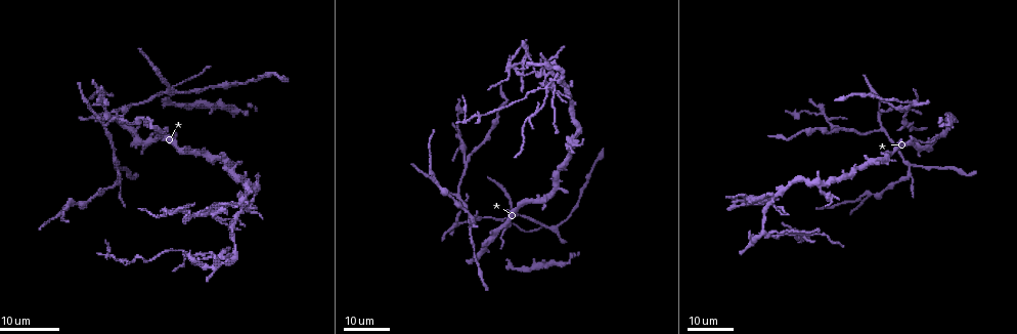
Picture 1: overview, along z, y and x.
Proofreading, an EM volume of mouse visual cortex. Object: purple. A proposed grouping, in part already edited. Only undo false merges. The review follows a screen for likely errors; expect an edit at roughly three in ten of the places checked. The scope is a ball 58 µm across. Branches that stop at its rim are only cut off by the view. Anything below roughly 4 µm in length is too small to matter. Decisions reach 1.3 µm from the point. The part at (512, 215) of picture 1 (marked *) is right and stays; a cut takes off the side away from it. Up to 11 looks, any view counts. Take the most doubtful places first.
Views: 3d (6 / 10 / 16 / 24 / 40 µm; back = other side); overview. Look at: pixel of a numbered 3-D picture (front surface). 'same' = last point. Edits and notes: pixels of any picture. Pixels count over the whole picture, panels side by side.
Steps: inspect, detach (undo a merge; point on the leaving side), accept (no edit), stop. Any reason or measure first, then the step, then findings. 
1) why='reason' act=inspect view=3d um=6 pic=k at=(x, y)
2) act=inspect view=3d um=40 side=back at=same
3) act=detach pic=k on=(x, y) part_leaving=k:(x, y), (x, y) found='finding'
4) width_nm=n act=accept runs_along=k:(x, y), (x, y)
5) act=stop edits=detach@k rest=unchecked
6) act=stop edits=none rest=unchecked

why='side arm on a straight run' act=inspect view=3d um=16 pic=1 at=(60, 212)

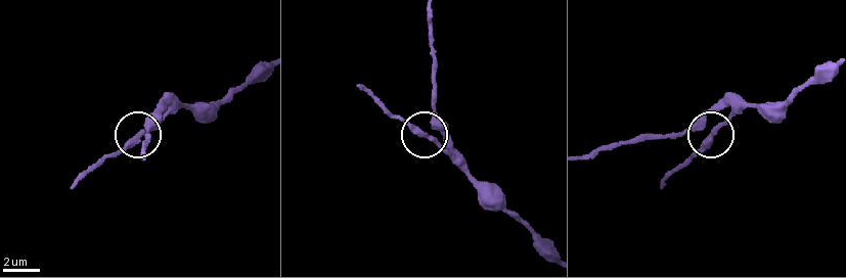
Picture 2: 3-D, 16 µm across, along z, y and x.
act=inspect view=3d um=10 pic=2 at=(137, 135)

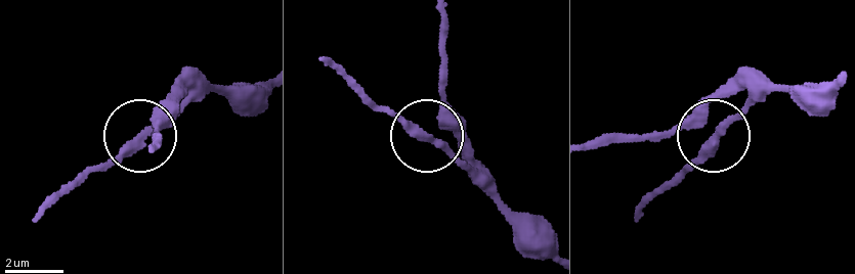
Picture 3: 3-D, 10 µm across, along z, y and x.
act=accept runs_along=3:(261, 81), (203, 90), (136, 132), (73, 188) found='all the same neuron'

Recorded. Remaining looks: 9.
why='small branch off a trunk' act=inspect view=3d um=16 pic=1 at=(911, 177)

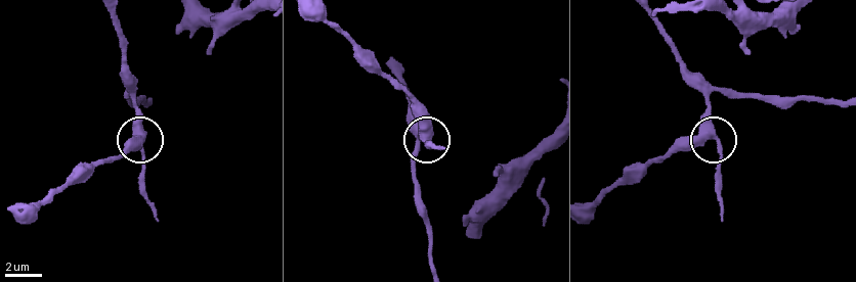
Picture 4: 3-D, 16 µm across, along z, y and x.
act=inspect view=3d um=10 pic=4 at=(707, 137)

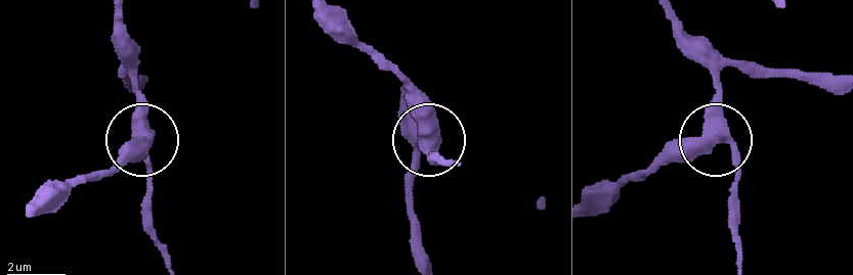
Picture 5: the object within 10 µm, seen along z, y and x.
arms=3 act=accept found='continuous, no second neuron'

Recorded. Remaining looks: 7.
why='three-way junction' act=inspect view=3d um=16 pic=1 at=(932, 146)

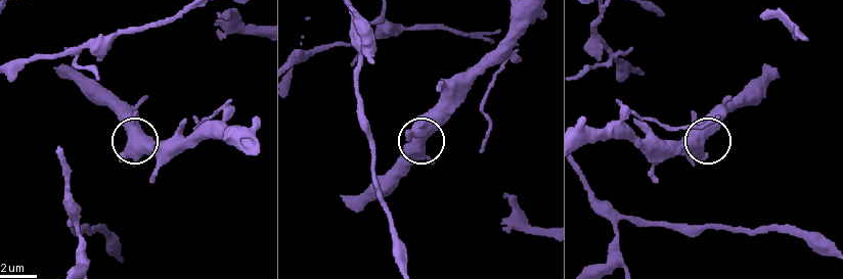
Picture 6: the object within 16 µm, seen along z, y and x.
why='closer look' act=inspect view=3d um=10 pic=6 at=(417, 136)

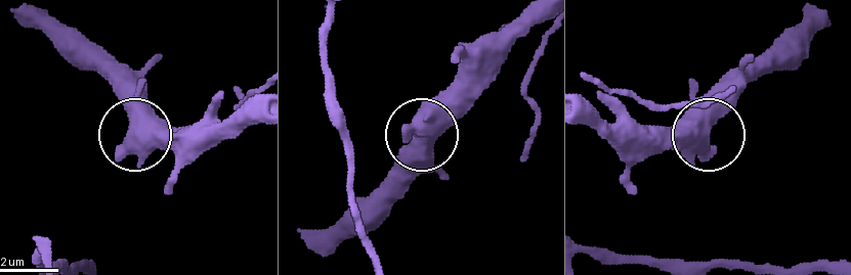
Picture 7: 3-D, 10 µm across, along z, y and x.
arms=3 act=accept runs_along=7:(541, 12), (497, 71), (424, 137), (421, 158), (389, 192) found='one neuron here'

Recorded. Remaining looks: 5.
why='three-way junction' act=inspect view=3d um=24 pic=1 at=(822, 114)

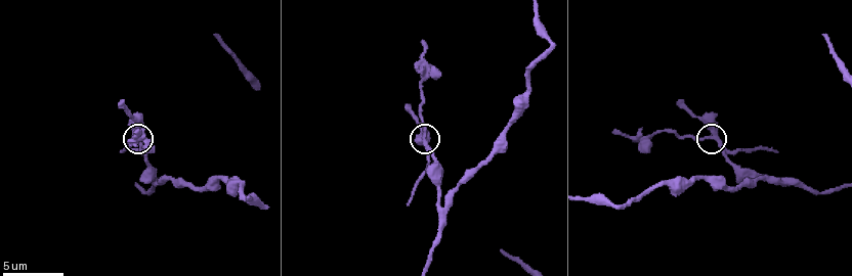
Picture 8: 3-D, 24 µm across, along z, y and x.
act=inspect view=3d um=10 pic=8 at=(714, 135)

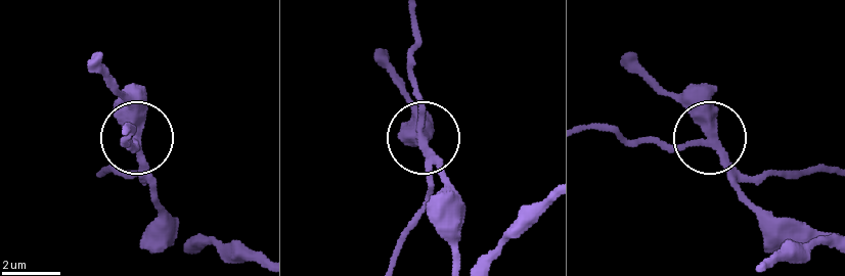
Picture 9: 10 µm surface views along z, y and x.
act=detach pic=9 on=(133, 148) part_leaving=9:(723, 154), (623, 139), (586, 125) found='a second neuron is stuck on'

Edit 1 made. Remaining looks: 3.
why='redraw' act=inspect view=overview

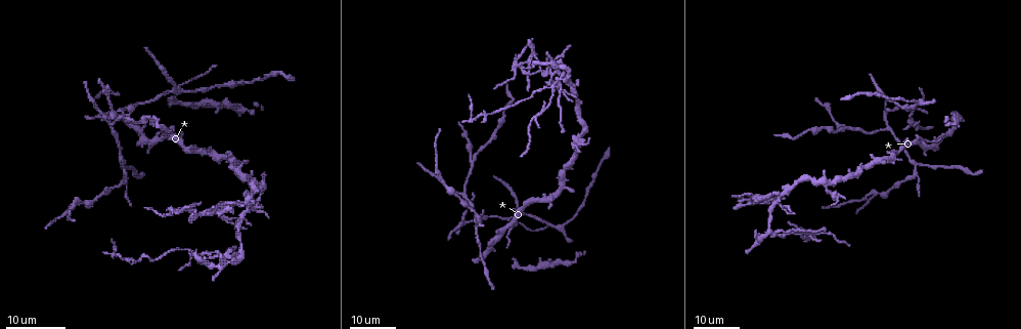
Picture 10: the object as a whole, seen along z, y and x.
act=inspect view=3d um=16 pic=10 at=(479, 245)

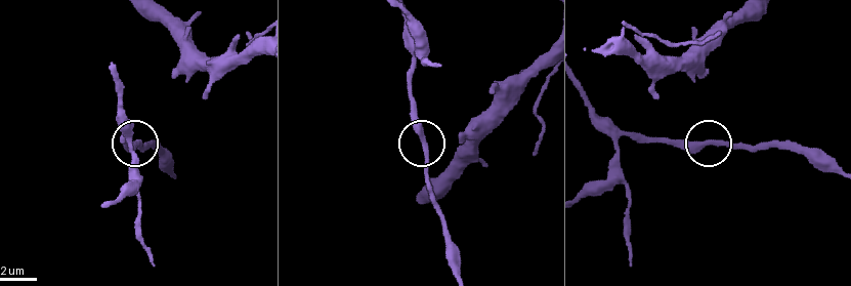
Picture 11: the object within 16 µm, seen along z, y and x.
act=inspect view=3d um=6 pic=11 at=(423, 139)

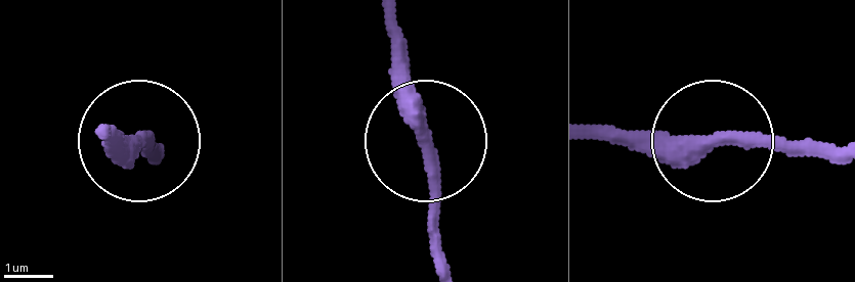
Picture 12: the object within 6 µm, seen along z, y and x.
side_arm_um=12 act=accept found='all the same neuron'

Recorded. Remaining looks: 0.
act=stop edits=detach@9 rest=unchecked

